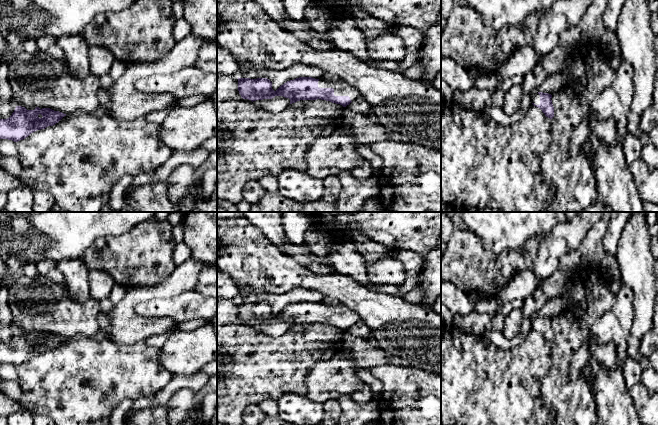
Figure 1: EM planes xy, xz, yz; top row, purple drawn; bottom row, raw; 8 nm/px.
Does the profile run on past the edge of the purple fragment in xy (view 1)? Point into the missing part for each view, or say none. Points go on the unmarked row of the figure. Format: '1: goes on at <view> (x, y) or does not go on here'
1: does not go on here

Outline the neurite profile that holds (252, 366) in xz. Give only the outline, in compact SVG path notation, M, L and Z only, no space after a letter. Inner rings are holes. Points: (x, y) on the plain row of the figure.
M217 324L217 422L226 425L243 424L243 412L252 404L258 404L266 399L278 400L285 393L299 393L305 395L307 387L305 384L306 376L312 367L320 361L330 359L340 348L344 331L340 328L326 324L300 324L290 328L284 335L273 337L255 329L253 326L245 324Z

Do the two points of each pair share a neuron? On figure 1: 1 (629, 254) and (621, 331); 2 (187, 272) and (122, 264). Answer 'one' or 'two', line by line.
1: two
2: two

